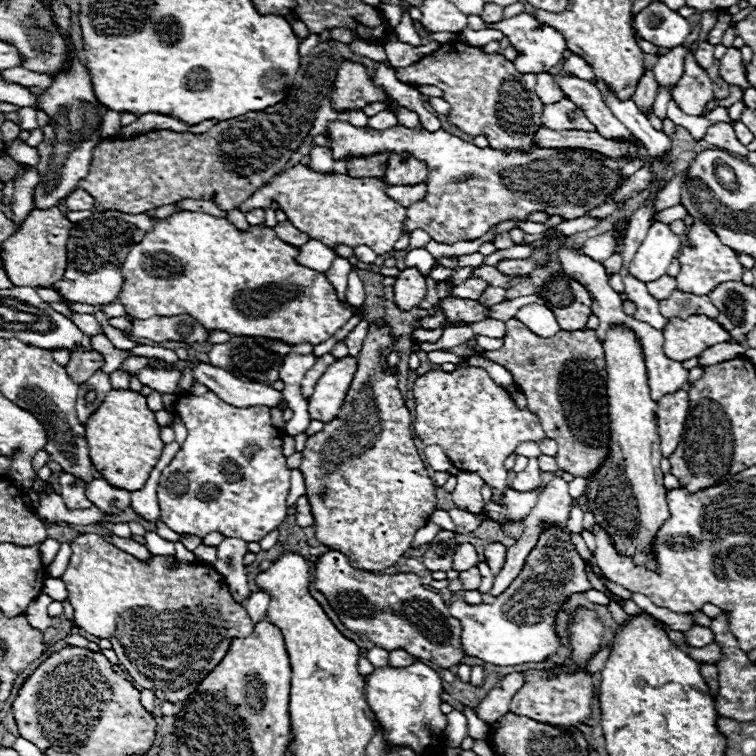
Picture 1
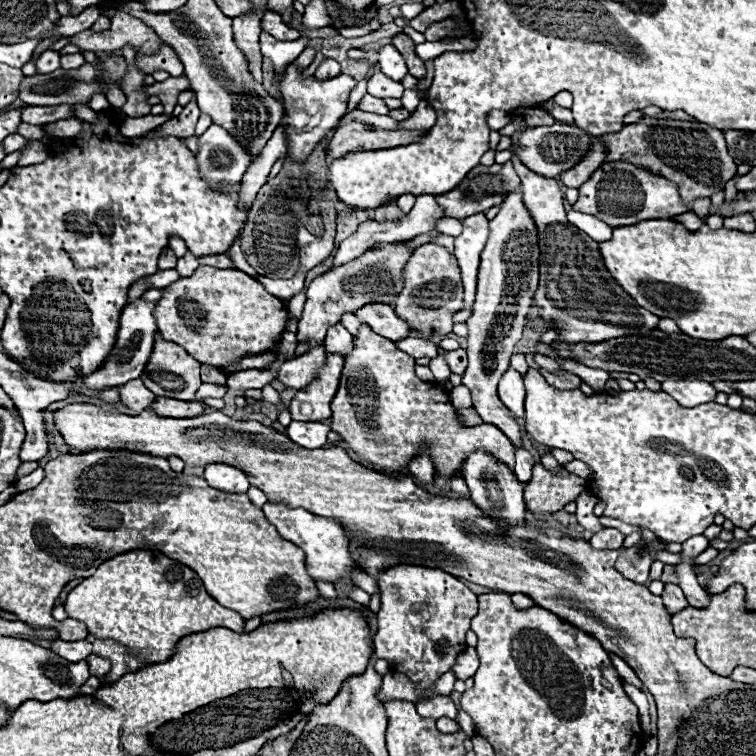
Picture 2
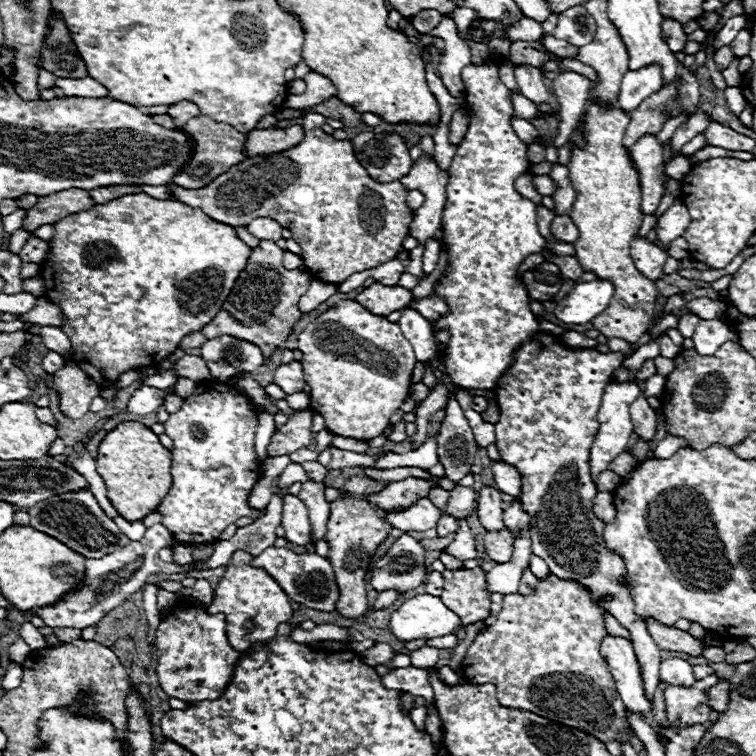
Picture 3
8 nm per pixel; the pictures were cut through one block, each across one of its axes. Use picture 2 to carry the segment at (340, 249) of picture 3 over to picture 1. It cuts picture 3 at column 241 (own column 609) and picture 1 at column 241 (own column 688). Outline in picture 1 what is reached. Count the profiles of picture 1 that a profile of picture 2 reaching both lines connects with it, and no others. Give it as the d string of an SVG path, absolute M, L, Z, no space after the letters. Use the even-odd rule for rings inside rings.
M294 166L286 172L280 172L268 186L262 186L256 194L252 194L246 202L242 202L240 210L248 212L252 208L268 208L272 200L280 204L280 210L286 212L288 220L302 232L310 234L334 248L334 244L346 244L356 248L360 244L370 246L378 254L392 252L394 242L402 234L402 222L406 208L396 206L396 202L388 200L384 194L386 182L372 178L352 178L342 174L320 174L308 166Z

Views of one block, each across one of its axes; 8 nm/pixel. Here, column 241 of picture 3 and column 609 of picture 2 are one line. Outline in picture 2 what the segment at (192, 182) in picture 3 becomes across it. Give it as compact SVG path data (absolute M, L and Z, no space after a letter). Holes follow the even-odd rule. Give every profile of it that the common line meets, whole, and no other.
M662 112L656 118L644 116L640 122L628 124L620 132L600 136L600 140L606 148L606 162L624 160L646 168L656 176L668 178L678 186L678 194L684 204L692 204L698 198L708 198L722 192L736 168L726 152L722 130L710 128L684 112Z

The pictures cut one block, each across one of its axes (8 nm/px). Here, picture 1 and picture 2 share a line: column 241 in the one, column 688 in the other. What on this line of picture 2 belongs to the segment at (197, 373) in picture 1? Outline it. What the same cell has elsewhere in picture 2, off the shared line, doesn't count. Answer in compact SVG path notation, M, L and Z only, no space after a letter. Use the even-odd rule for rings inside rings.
M664 380L662 390L678 400L680 406L700 406L704 402L712 402L716 390L710 382L704 380Z

